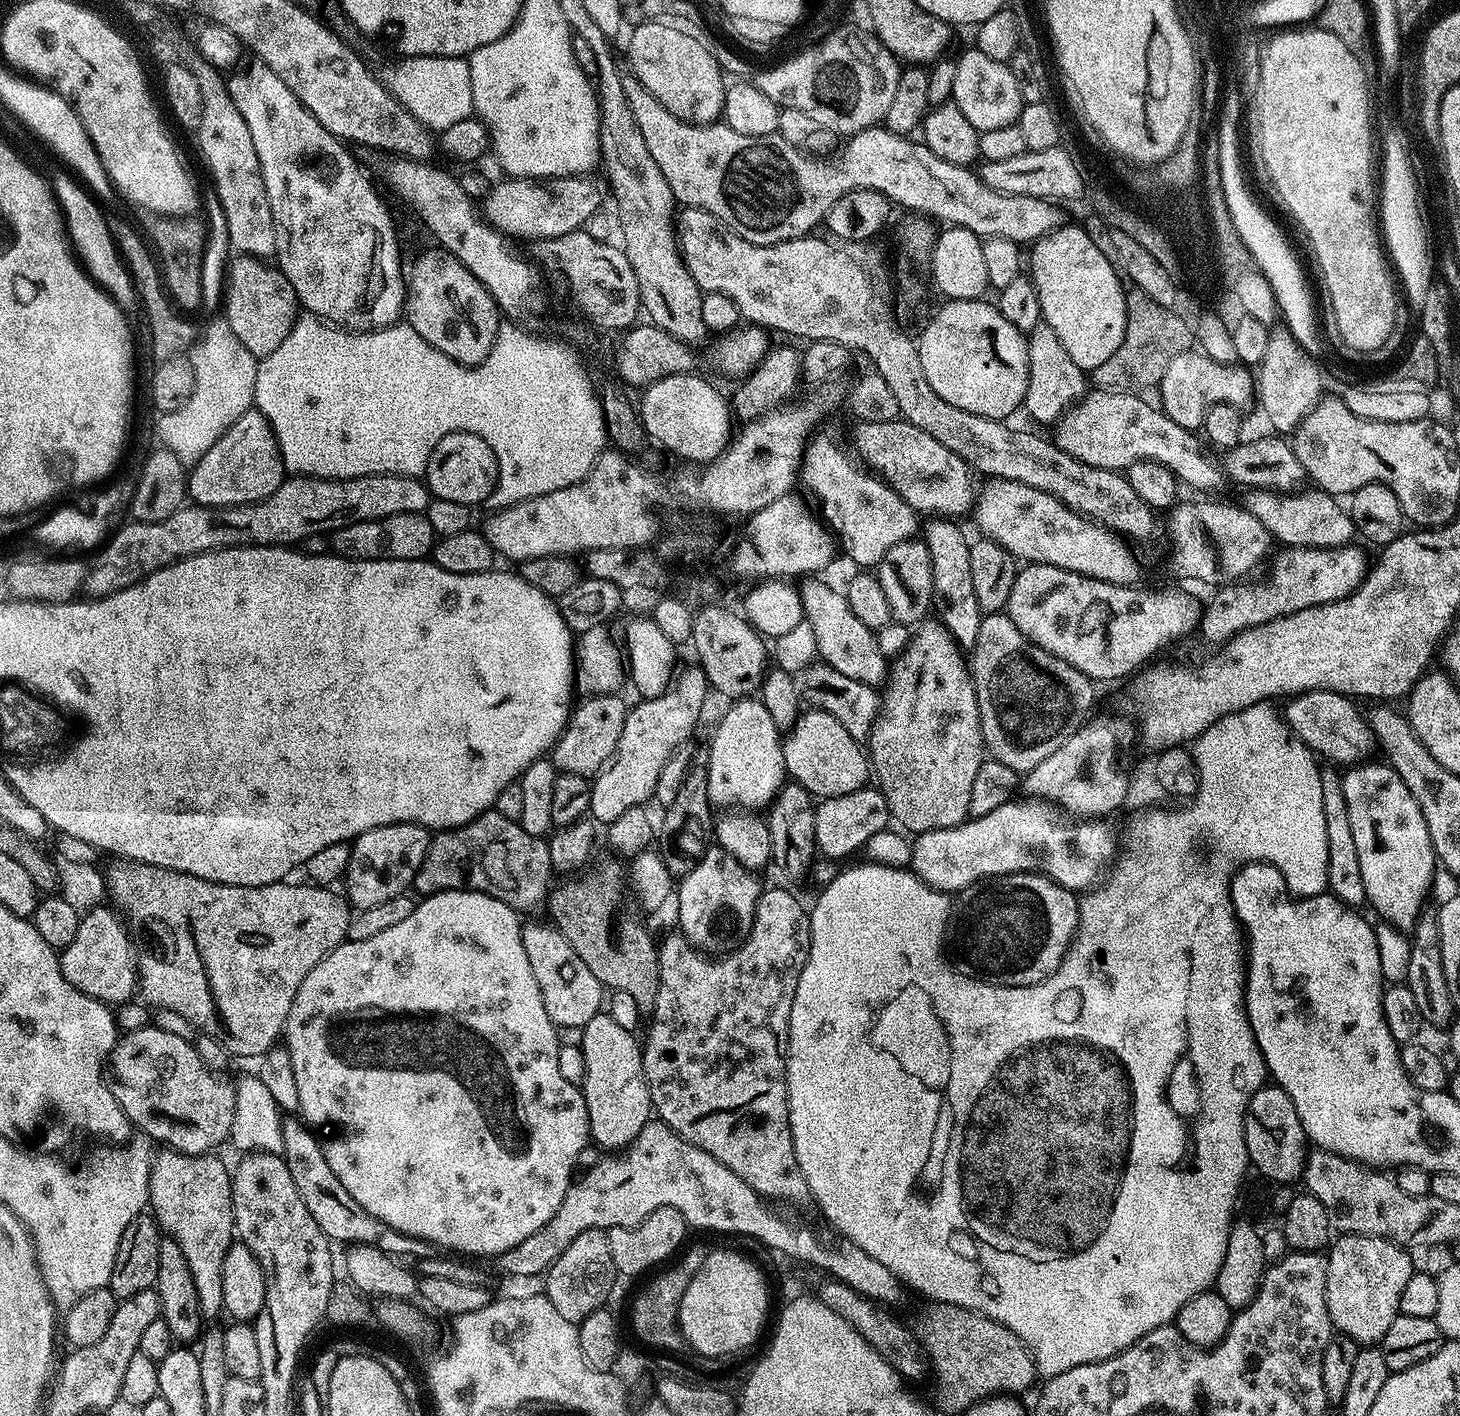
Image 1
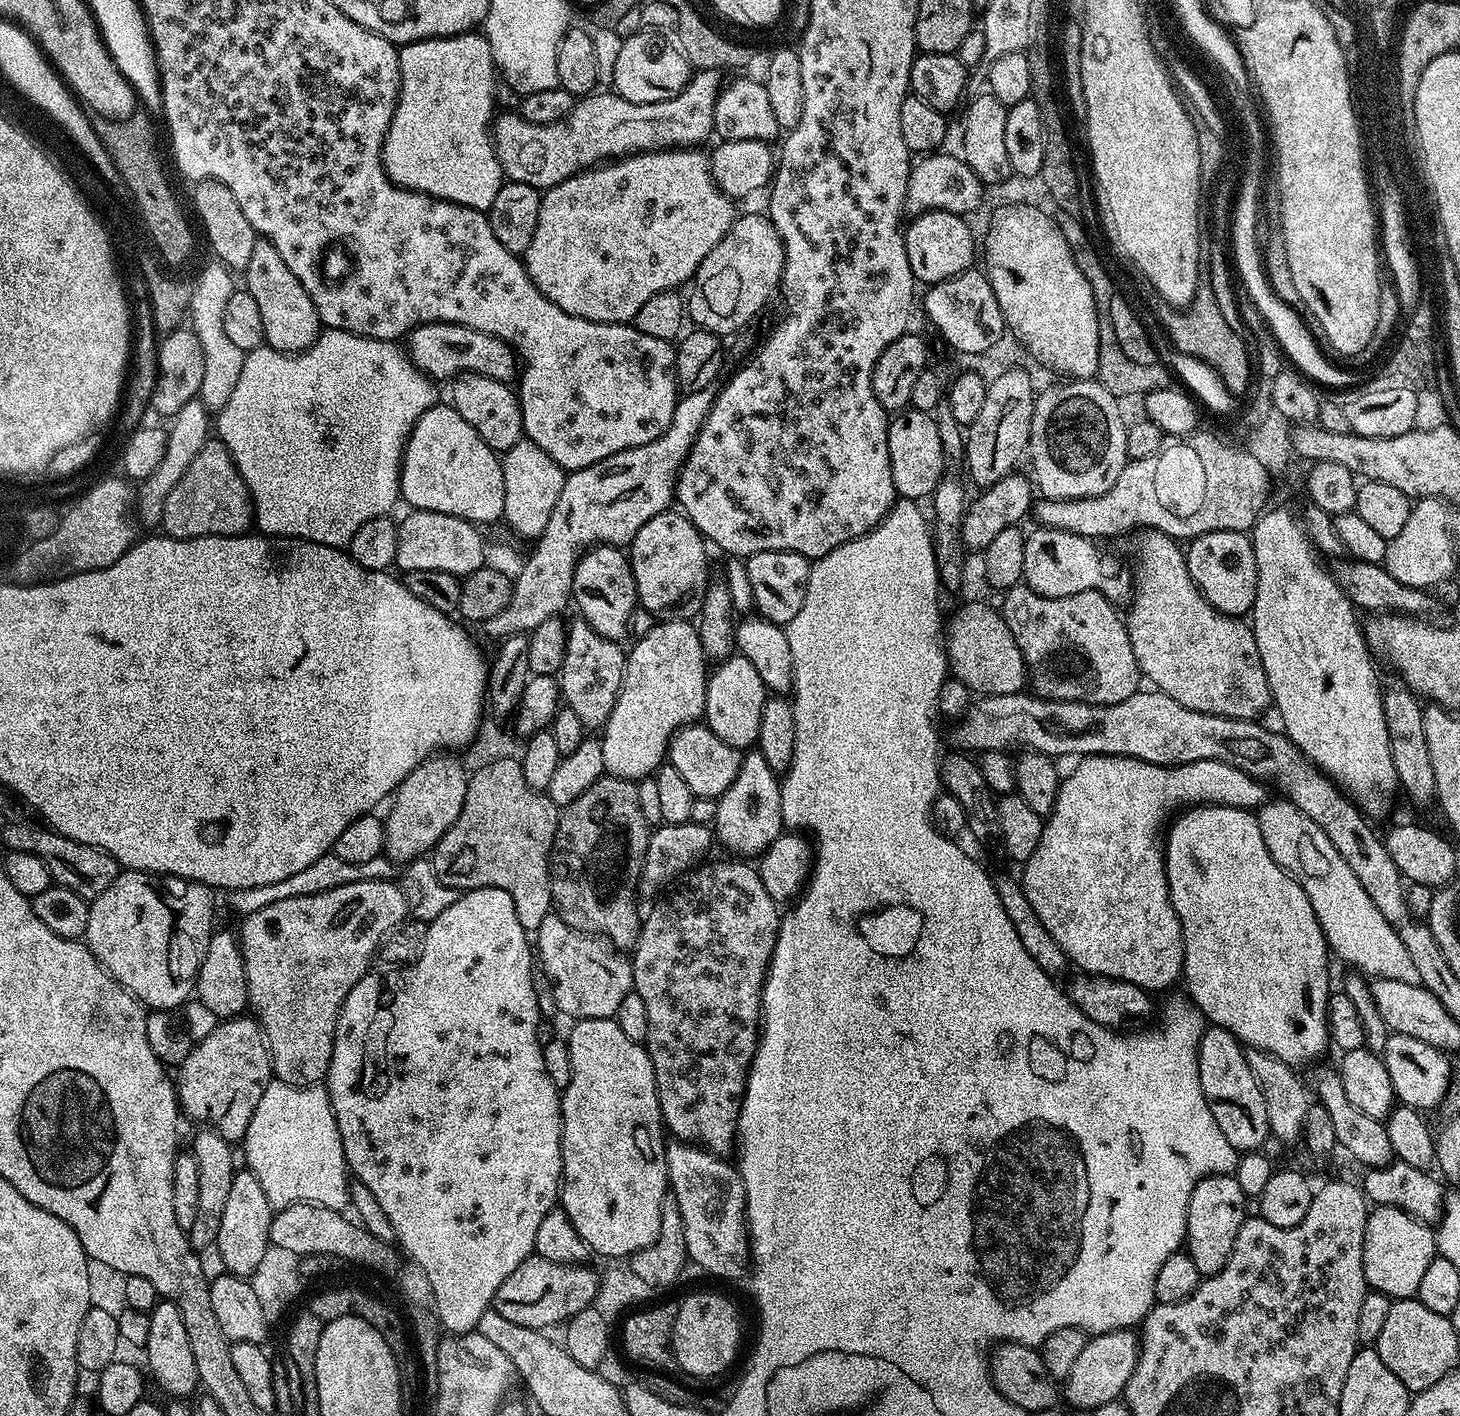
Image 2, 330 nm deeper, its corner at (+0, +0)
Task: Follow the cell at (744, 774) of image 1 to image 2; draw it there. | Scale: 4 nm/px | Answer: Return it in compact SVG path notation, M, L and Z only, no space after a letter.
M732 654L727 659L719 661L715 668L716 673L713 671L709 675L706 690L703 714L706 726L714 734L718 734L718 738L722 738L722 742L726 742L726 746L741 750L751 749L758 738L758 726L762 722L762 706L766 699L766 689L762 678L758 678L758 670L754 670L754 666L750 666L750 662L746 662L746 658L739 654Z

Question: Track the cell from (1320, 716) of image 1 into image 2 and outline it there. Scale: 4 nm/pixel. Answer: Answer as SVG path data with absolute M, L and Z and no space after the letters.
M1151 530L1145 531L1140 540L1140 565L1136 568L1136 597L1132 600L1132 609L1126 612L1126 629L1130 646L1134 650L1136 666L1140 669L1141 677L1148 680L1153 689L1157 692L1165 692L1174 702L1178 702L1183 708L1189 708L1194 712L1204 712L1210 716L1225 716L1234 720L1256 720L1264 712L1264 707L1269 707L1270 693L1268 690L1268 679L1264 673L1264 667L1258 654L1256 645L1256 635L1252 633L1251 627L1243 619L1228 616L1225 612L1220 612L1217 608L1208 603L1203 592L1196 587L1196 583L1190 578L1188 573L1188 562L1181 545L1173 540L1171 536L1164 536L1161 532Z

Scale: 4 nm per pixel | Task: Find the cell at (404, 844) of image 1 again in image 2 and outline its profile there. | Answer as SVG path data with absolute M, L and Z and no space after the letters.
M433 754L423 760L418 767L410 770L410 774L396 787L391 797L392 809L384 820L384 851L383 855L389 861L404 860L411 862L425 854L431 853L437 842L450 830L450 826L458 818L462 806L466 802L466 790L468 789L469 773L464 772L460 760L456 754Z

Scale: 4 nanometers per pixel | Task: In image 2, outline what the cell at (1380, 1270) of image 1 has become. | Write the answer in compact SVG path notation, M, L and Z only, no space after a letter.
M1376 1206L1369 1211L1362 1246L1362 1270L1365 1285L1371 1291L1381 1292L1393 1301L1413 1299L1422 1286L1426 1266L1430 1266L1437 1255L1436 1233L1429 1225L1421 1224L1395 1206Z

